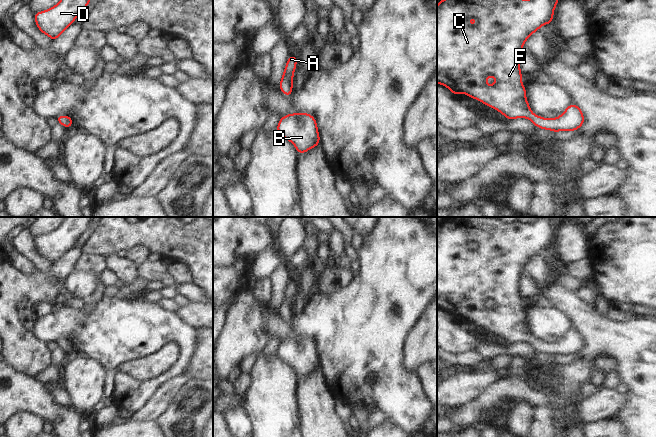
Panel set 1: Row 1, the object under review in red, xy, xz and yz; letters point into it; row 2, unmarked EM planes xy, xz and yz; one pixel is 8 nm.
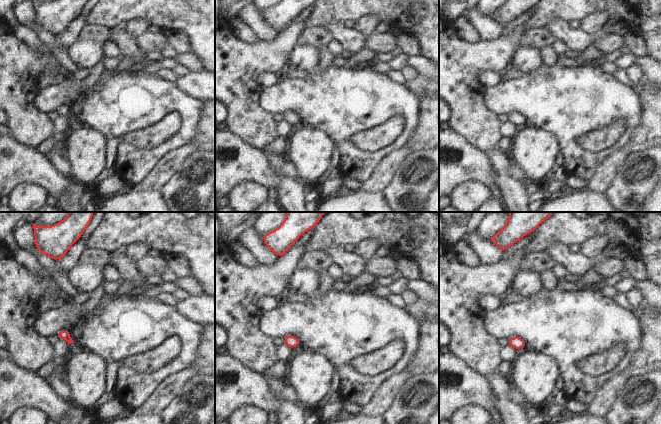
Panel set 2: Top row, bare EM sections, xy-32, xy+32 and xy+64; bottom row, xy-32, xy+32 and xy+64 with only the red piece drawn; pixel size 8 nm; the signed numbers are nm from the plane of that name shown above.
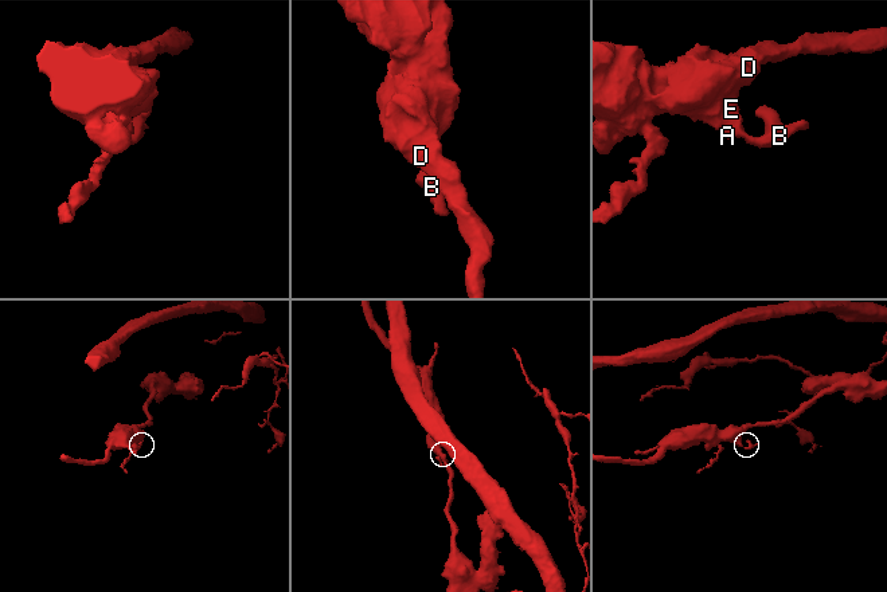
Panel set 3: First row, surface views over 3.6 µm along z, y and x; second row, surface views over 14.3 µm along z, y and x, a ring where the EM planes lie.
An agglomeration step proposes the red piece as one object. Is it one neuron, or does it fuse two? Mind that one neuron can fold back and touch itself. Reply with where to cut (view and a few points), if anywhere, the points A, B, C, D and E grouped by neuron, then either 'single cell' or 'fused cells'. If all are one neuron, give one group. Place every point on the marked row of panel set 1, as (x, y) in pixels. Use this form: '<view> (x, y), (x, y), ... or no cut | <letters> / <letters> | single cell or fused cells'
no cut | A B C D E | single cell

